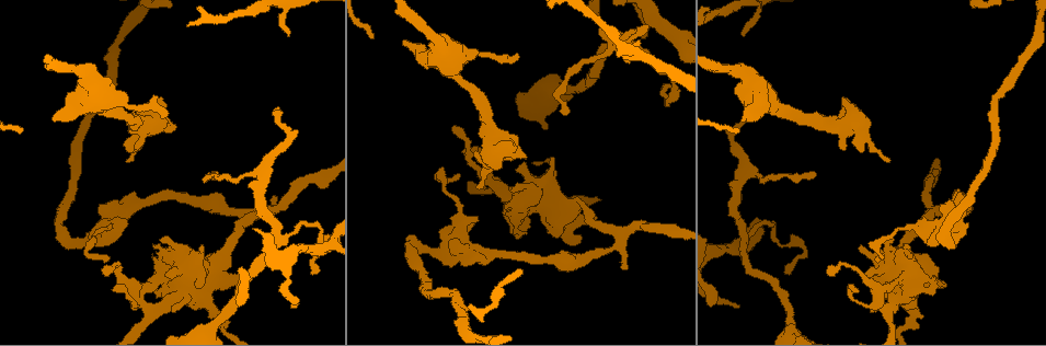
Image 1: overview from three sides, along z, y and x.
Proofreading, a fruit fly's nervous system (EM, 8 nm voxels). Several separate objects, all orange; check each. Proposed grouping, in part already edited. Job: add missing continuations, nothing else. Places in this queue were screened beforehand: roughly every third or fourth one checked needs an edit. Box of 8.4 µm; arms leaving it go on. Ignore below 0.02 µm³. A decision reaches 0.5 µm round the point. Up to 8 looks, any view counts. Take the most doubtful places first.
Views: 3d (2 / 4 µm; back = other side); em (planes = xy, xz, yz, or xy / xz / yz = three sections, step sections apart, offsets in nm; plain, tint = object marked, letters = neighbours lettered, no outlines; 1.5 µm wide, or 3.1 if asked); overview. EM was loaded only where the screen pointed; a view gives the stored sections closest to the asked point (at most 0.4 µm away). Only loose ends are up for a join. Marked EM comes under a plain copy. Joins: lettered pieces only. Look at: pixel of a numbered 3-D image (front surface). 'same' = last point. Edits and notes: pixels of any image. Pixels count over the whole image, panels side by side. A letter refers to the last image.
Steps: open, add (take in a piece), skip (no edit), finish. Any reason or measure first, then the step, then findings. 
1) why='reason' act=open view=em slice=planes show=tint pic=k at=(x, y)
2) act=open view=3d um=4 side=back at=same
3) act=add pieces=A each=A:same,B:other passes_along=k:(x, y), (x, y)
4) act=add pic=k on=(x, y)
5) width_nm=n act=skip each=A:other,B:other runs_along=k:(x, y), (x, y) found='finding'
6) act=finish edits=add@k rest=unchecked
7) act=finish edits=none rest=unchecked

act=open view=3d um=2 pic=1 at=(640, 41)

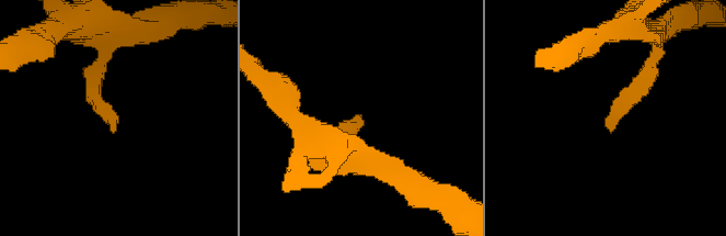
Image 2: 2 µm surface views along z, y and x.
why='need the tissue' act=open view=em slice=xy step=8 show=letters pic=2 at=(358, 120)

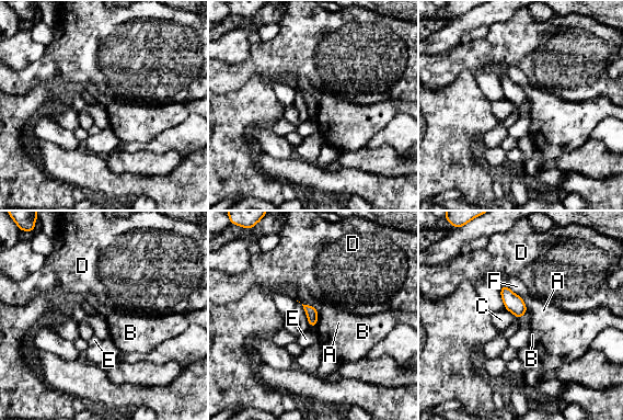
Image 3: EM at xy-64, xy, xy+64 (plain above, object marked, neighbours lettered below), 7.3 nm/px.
width_nm=80 act=skip each=A:other,B:other,C:other,D:other,E:other,F:other border=3:(315, 308), (316, 326) found='no lettered piece goes on from it'

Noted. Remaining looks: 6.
why='free end' act=open view=3d um=2 pic=1 at=(128, 159)

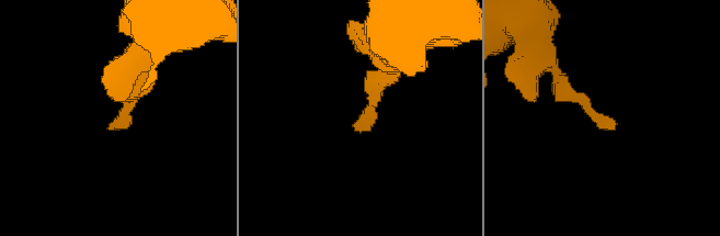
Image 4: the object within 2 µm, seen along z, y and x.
why='need the tissue' act=open view=em slice=planes show=letters pic=4 at=(108, 127)

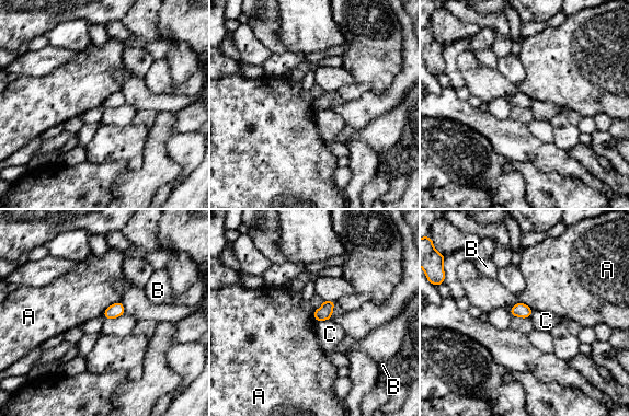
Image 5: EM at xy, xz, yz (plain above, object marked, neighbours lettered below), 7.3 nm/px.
width_nm=100 act=skip each=A:other,B:other,C:other border=5:(533, 309), (515, 303), (510, 313) found='no lettered piece goes on from it'

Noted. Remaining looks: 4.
why='branch stops here' act=open view=em slice=planes show=letters pic=1 at=(511, 56)

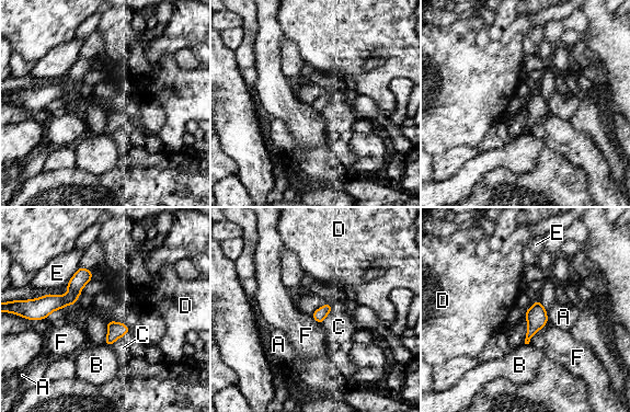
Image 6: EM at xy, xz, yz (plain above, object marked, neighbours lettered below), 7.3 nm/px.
act=skip each=A:other,B:other,C:other,D:other,E:other,F:other border=6:(545, 324), (528, 343) found='none of them fits'

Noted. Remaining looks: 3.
act=finish edits=none rest=unchecked

